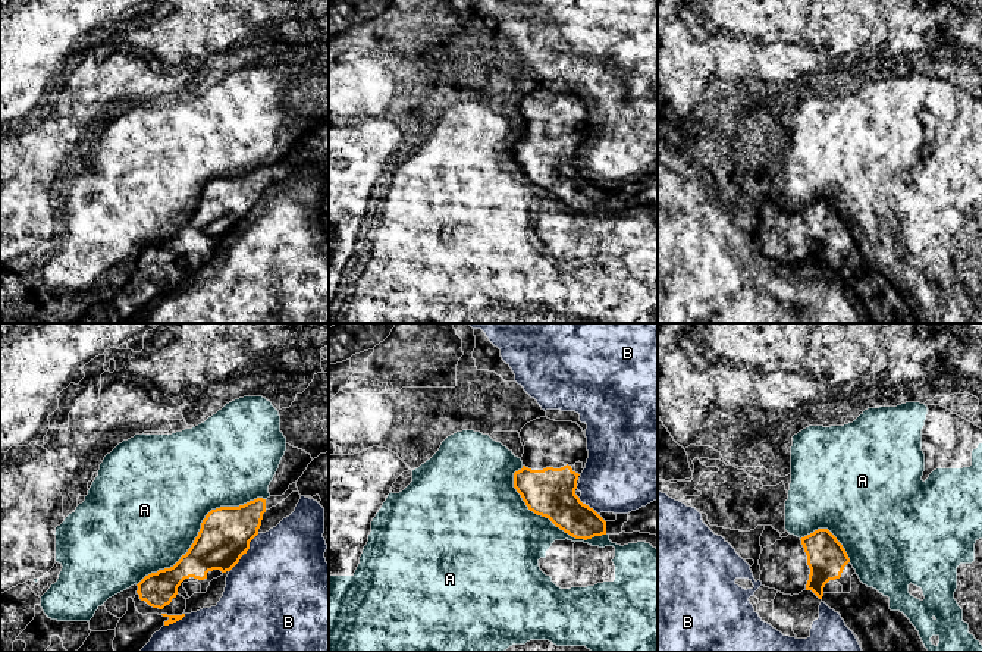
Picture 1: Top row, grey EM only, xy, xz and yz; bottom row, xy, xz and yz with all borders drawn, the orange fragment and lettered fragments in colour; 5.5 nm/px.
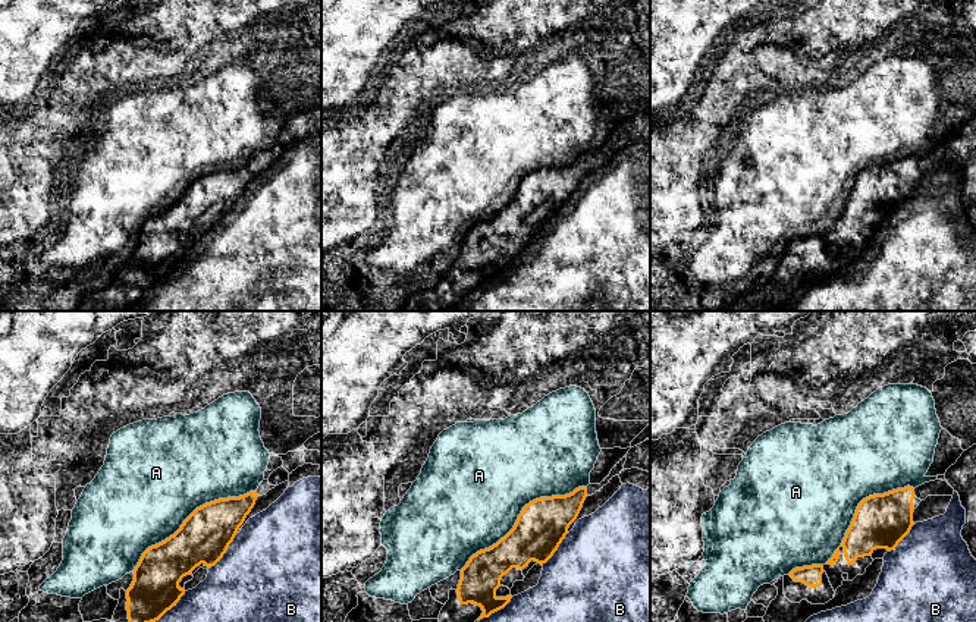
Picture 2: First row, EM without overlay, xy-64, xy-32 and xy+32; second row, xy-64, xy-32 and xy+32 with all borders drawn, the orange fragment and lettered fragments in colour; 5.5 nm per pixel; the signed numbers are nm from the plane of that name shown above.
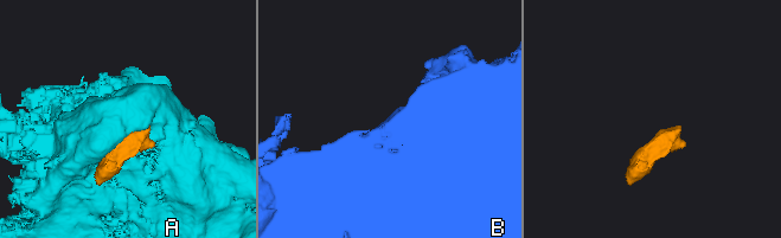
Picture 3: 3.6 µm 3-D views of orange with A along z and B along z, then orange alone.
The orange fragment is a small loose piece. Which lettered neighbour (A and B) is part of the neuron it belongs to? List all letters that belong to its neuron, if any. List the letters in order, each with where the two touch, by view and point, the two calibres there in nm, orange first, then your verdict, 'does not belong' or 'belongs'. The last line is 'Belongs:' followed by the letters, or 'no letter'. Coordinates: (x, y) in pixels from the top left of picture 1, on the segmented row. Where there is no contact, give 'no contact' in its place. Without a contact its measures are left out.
A: xy (200, 529) | 280/500 nm | does not belong
B: xy (245, 552) | 280/500 nm | does not belong
Belongs: no letter

